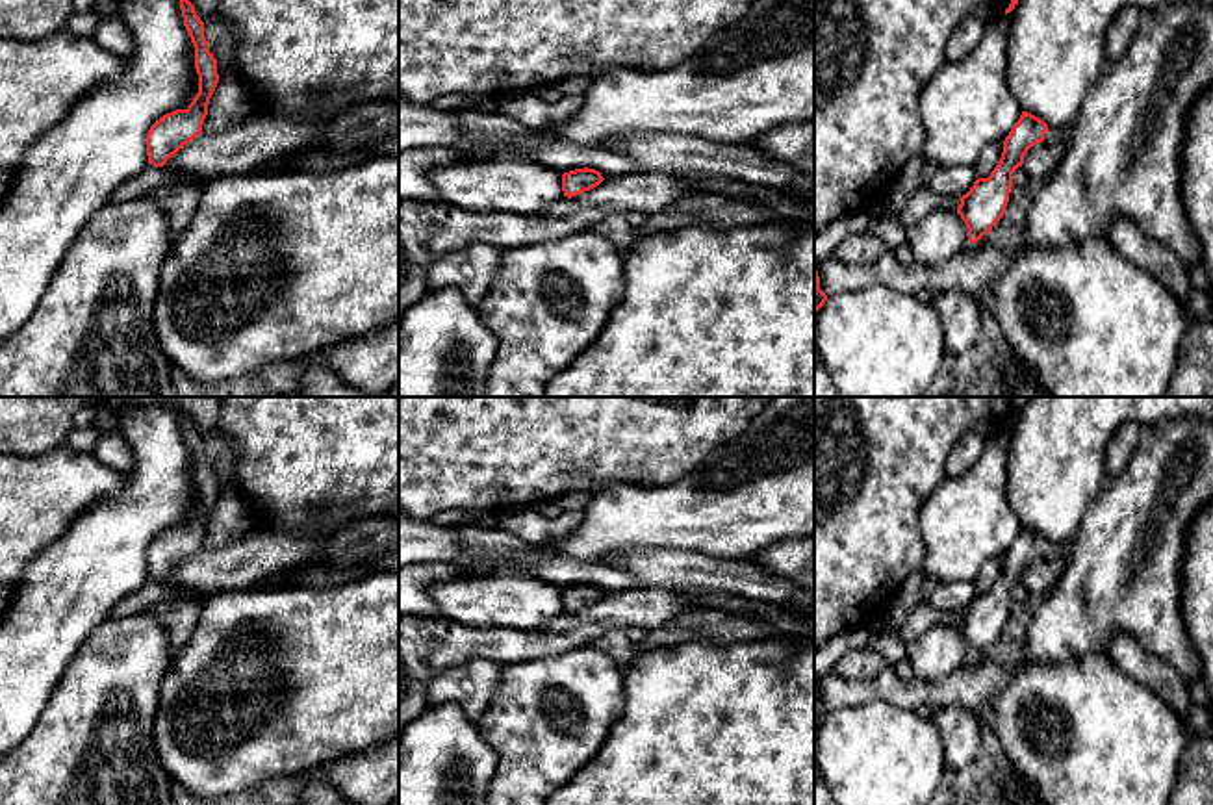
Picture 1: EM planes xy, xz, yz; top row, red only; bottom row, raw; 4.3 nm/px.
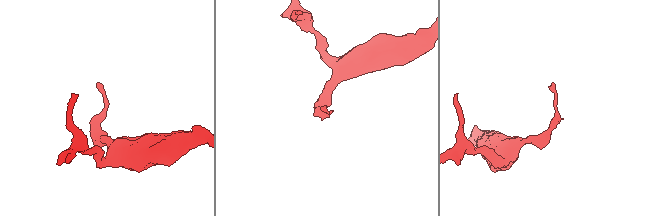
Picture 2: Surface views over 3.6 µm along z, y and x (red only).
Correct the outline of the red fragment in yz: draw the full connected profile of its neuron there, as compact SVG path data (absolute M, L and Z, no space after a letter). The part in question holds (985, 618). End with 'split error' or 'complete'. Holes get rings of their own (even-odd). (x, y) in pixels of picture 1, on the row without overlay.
M1022 527L1003 556L1003 568L989 594L977 594L970 607L959 616L957 629L968 644L968 657L977 658L1003 632L1009 608L1013 603L1013 588L1022 582L1024 571L1037 558L1052 558L1068 562L1074 540L1052 543L1039 532Z; split error

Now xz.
M575 584L562 590L564 612L571 614L597 603L605 594L595 584Z; complete

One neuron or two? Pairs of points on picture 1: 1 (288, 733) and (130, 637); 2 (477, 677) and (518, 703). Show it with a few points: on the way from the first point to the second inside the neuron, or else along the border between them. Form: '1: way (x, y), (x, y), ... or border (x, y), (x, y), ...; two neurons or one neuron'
1: border (175, 655), (160, 683), (158, 702); two neurons
2: border (505, 664), (499, 687), (477, 724); two neurons

